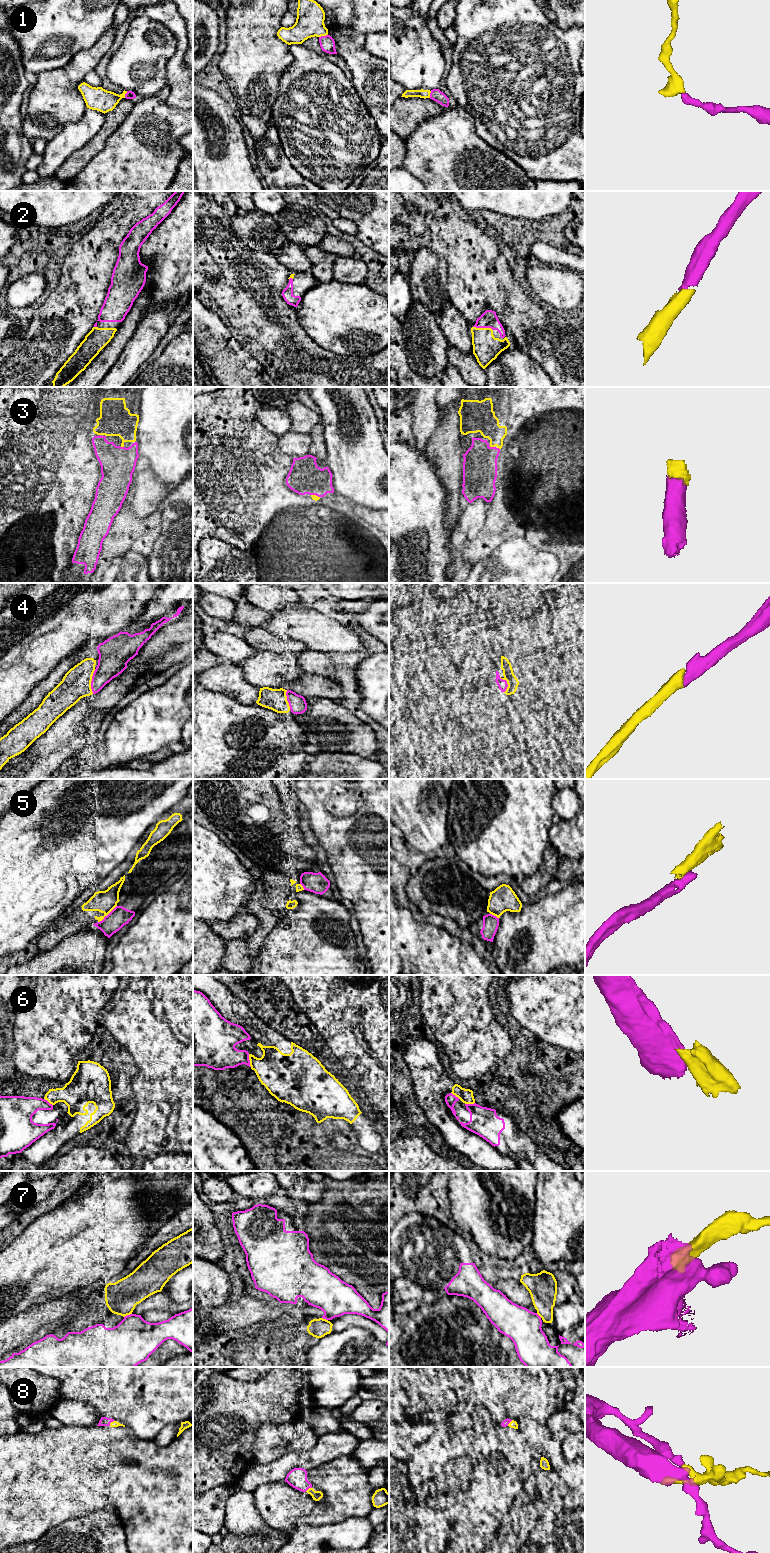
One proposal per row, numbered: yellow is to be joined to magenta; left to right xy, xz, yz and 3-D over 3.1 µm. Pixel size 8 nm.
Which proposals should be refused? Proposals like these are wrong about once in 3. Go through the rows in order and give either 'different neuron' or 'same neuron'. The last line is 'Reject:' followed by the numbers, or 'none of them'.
1: same neuron
2: same neuron
3: same neuron
4: same neuron
5: different neuron
6: different neuron
7: different neuron
8: same neuron
Reject: 5, 6, 7

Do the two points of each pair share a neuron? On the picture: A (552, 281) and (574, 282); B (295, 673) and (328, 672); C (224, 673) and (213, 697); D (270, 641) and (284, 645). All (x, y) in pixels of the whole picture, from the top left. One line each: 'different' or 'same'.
A: same
B: different
C: different
D: same

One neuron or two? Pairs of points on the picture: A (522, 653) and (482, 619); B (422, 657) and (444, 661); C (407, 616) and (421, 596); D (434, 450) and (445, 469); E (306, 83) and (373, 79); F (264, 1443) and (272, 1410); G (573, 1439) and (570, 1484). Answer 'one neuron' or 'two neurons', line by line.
A: two neurons
B: two neurons
C: two neurons
D: one neuron
E: two neurons
F: two neurons
G: two neurons

